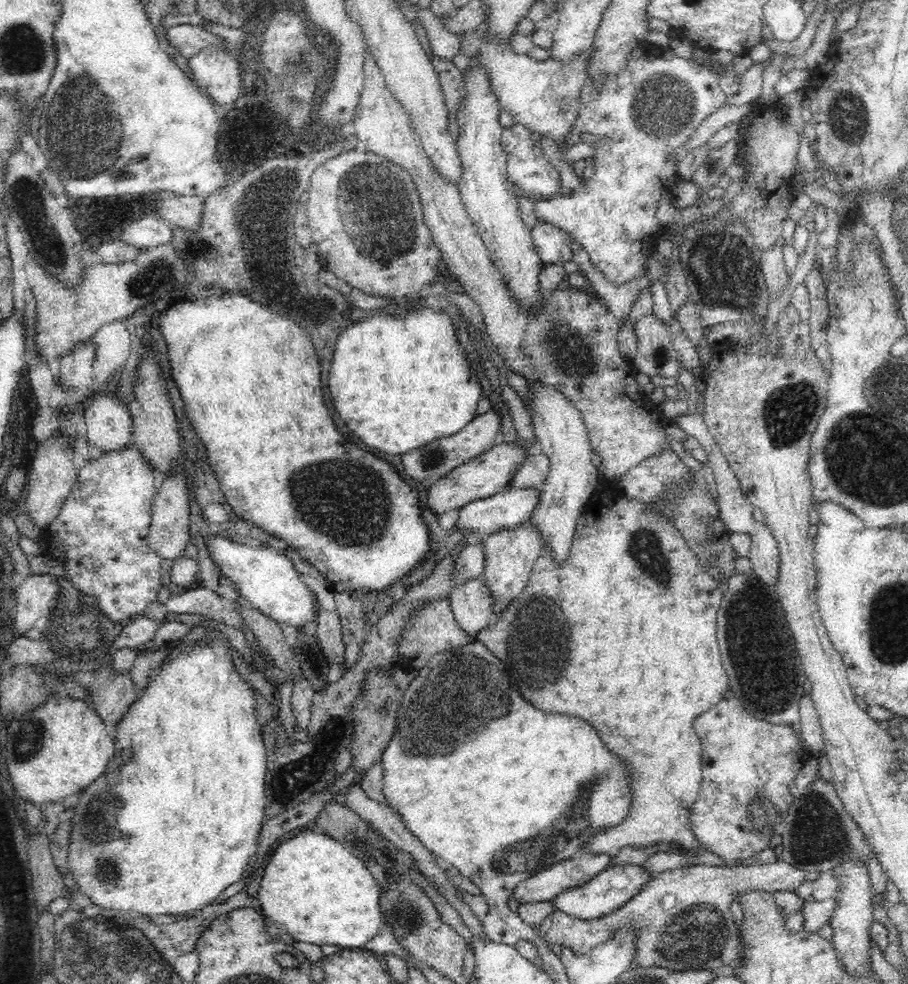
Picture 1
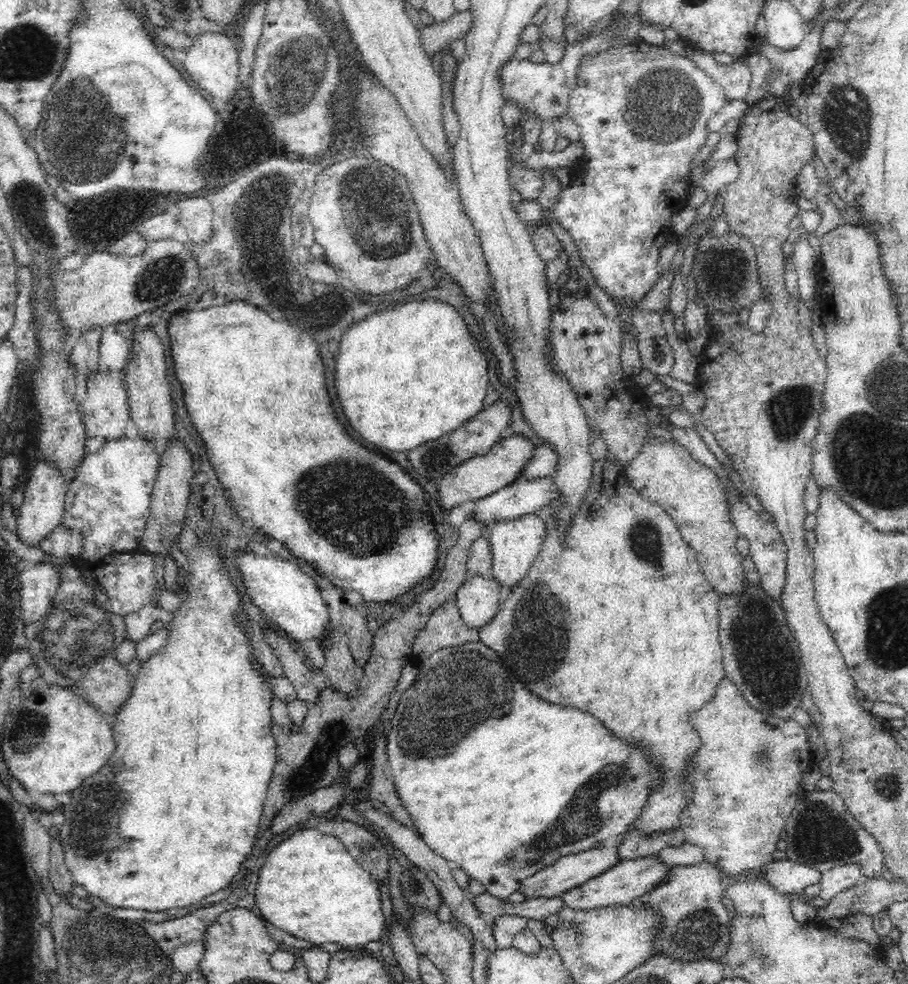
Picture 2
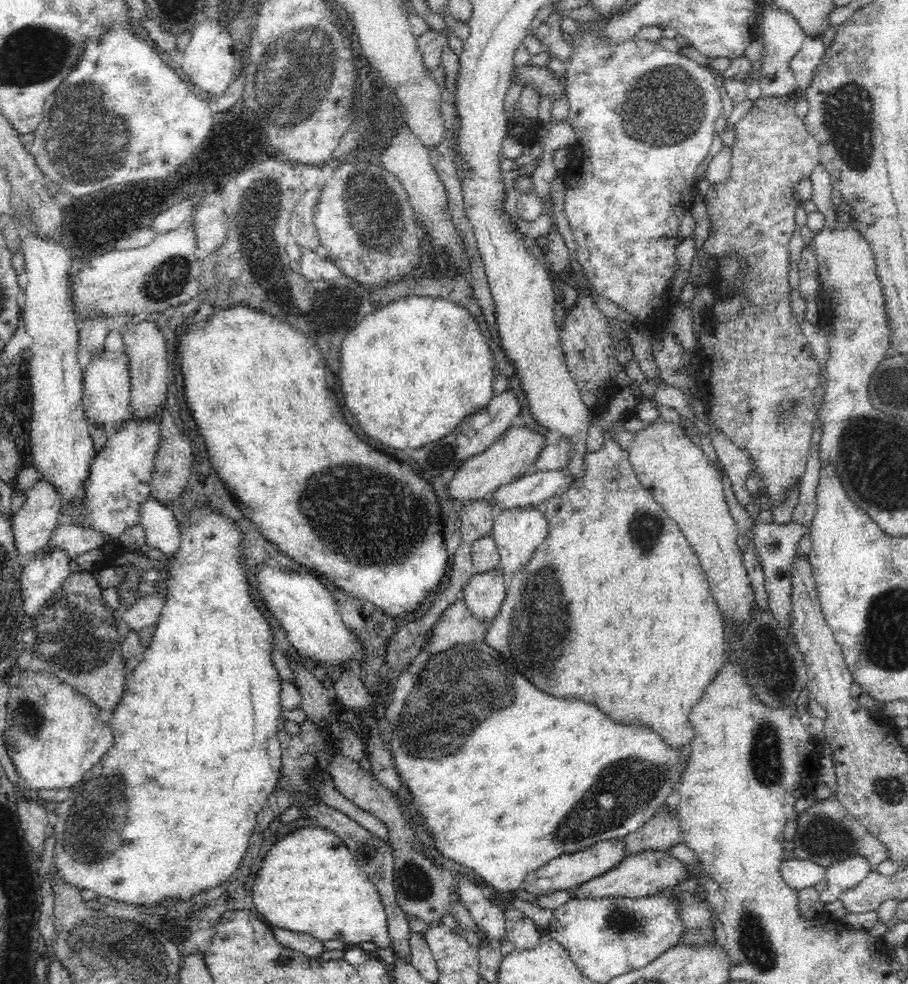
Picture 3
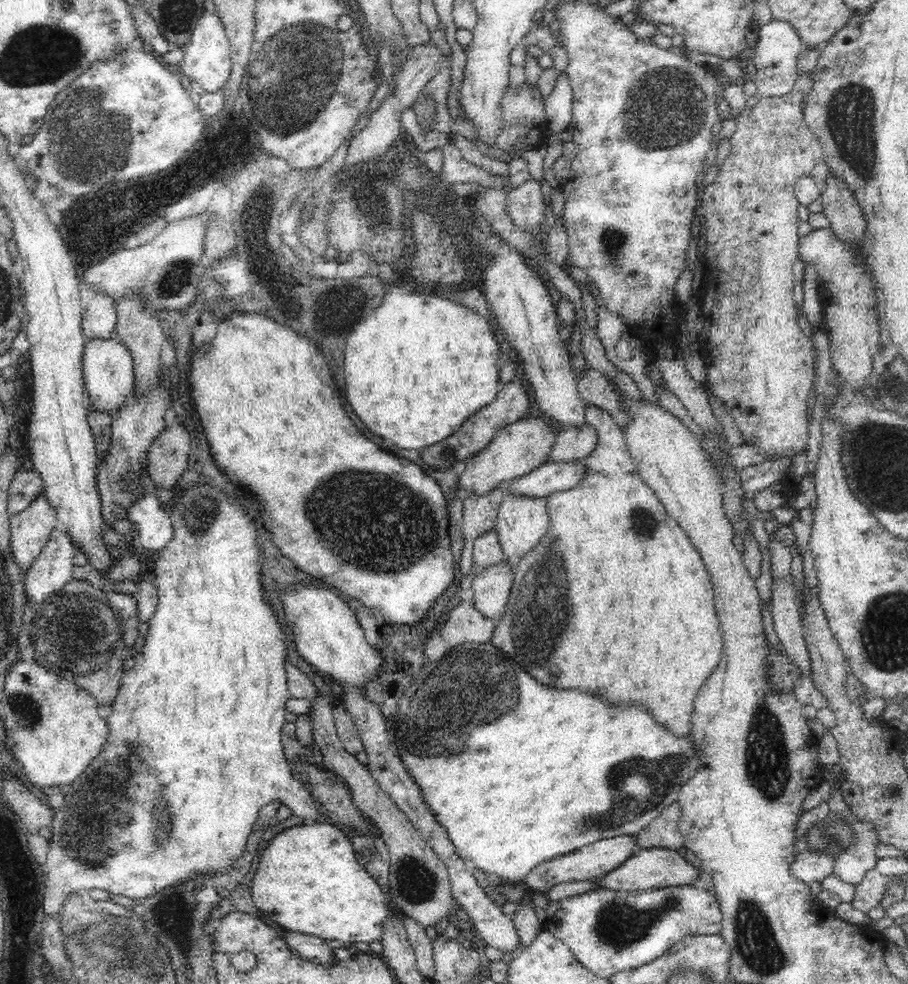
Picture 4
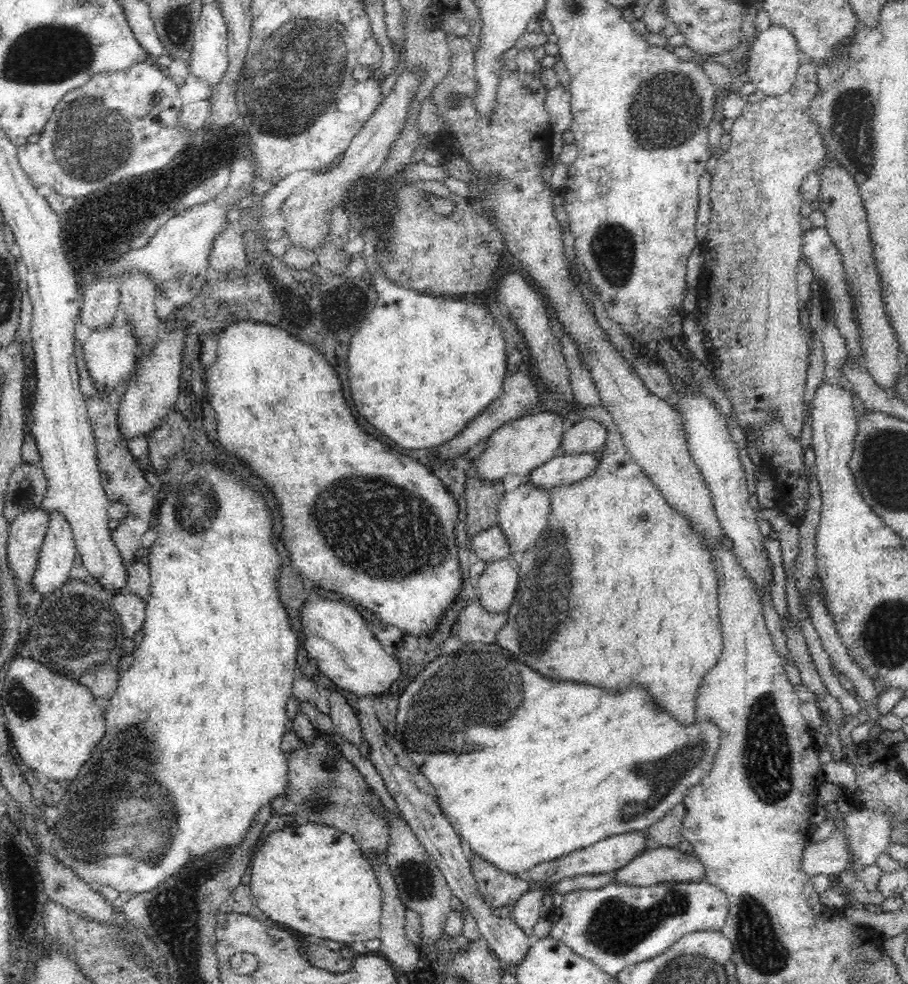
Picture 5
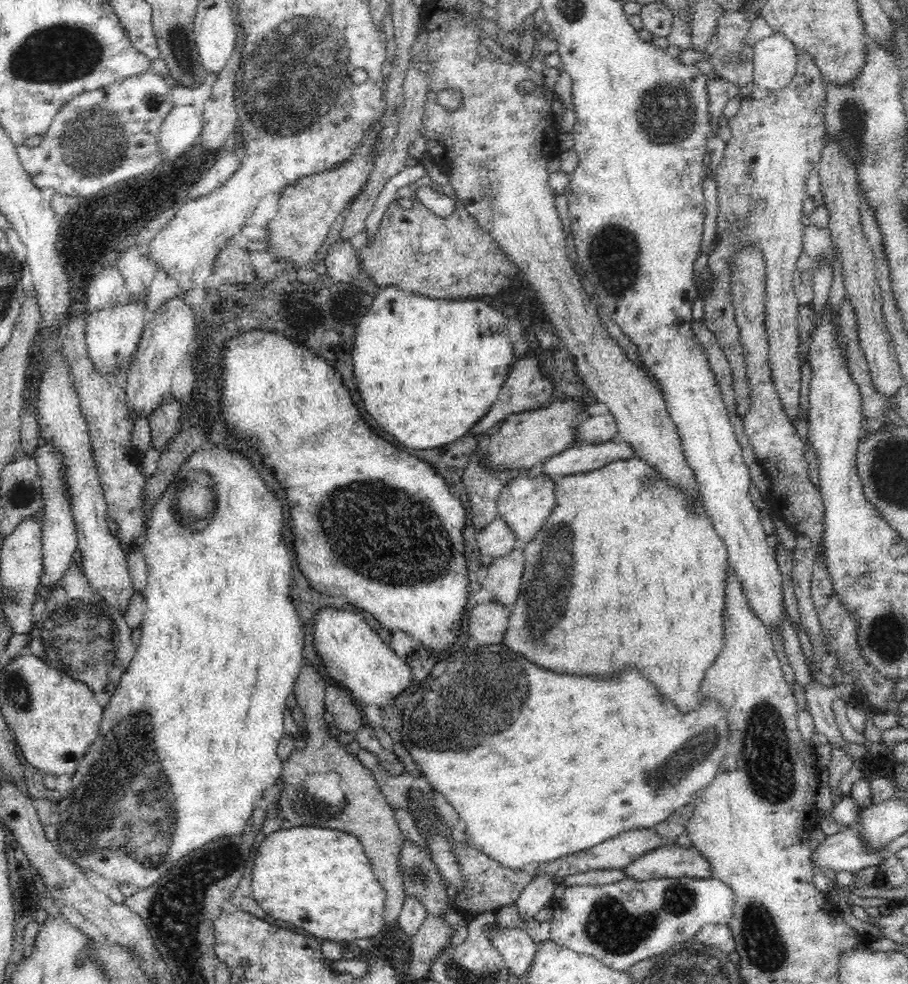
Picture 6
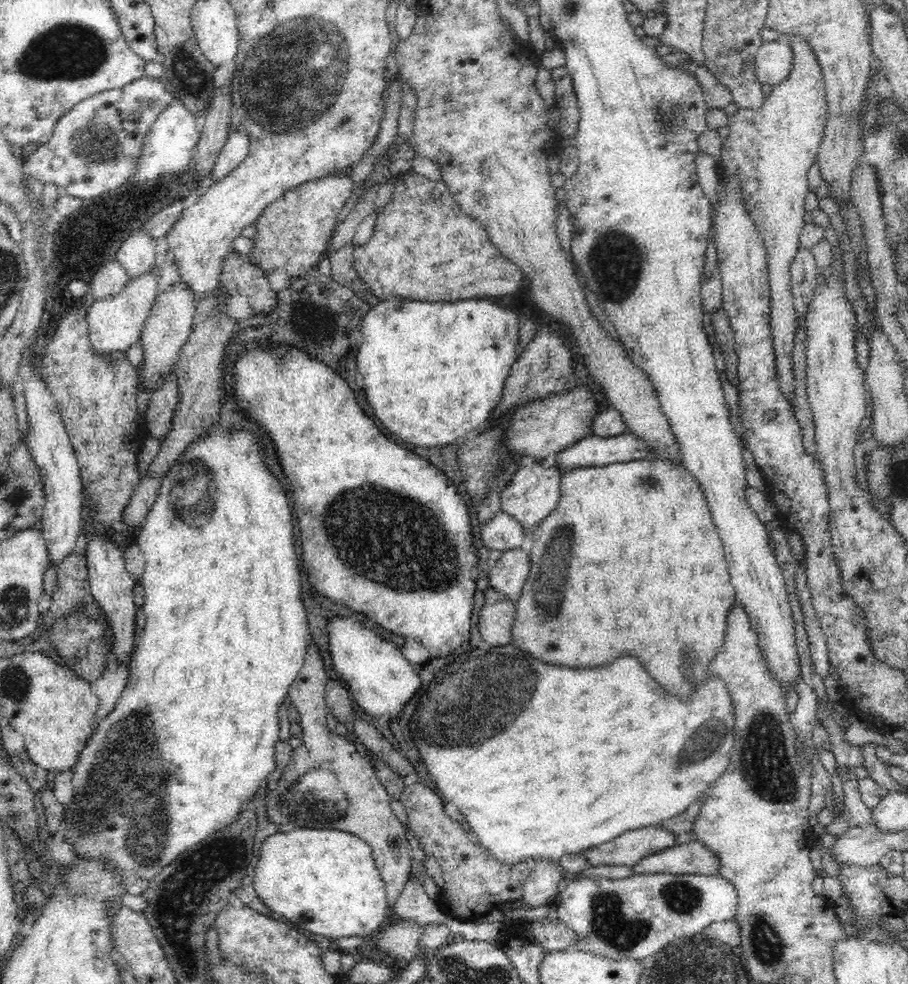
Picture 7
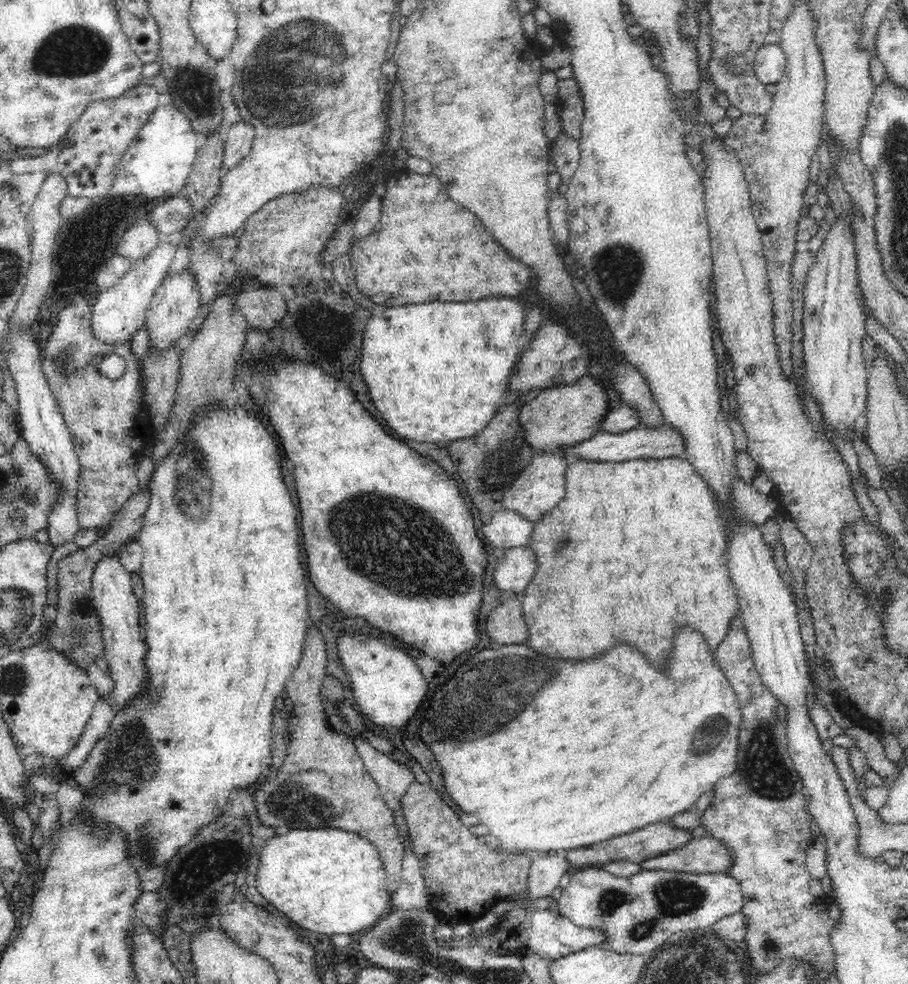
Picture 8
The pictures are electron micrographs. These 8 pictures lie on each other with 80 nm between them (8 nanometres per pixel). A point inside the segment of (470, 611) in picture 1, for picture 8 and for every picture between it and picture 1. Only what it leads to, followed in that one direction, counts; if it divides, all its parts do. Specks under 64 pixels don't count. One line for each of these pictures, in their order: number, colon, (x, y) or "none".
2: (479, 598)
3: (484, 594)
4: (492, 586)
5: (496, 587)
6: (502, 578)
7: (507, 576)
8: (513, 573)

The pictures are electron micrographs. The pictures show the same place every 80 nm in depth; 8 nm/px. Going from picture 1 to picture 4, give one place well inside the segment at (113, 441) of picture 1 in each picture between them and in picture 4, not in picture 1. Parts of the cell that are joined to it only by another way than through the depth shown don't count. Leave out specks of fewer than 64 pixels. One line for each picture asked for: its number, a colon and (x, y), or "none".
2: (105, 412)
3: (106, 385)
4: (108, 373)

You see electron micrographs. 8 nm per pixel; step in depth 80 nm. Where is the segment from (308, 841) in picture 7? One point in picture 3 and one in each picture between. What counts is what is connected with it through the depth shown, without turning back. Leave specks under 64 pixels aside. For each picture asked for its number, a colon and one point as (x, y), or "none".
3: (310, 883)
4: (309, 881)
5: (313, 878)
6: (320, 880)

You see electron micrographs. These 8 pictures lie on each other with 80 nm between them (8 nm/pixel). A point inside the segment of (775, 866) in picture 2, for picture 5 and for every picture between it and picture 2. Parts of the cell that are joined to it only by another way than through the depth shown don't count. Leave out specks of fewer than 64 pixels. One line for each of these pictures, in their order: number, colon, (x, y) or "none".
3: (800, 873)
4: (811, 865)
5: (833, 855)

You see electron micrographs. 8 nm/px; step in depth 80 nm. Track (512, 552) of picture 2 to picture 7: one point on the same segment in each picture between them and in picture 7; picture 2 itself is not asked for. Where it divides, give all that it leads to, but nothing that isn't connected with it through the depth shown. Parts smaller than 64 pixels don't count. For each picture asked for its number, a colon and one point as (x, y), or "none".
3: (518, 531)
4: (521, 522)
5: (523, 513)
6: (525, 503)
7: (533, 492)

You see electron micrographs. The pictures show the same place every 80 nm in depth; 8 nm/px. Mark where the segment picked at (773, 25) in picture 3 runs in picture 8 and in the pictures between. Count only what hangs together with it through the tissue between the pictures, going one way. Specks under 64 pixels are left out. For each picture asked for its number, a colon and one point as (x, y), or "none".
4: (778, 46)
5: (773, 66)
6: (774, 58)
7: (773, 59)
8: (769, 66)

